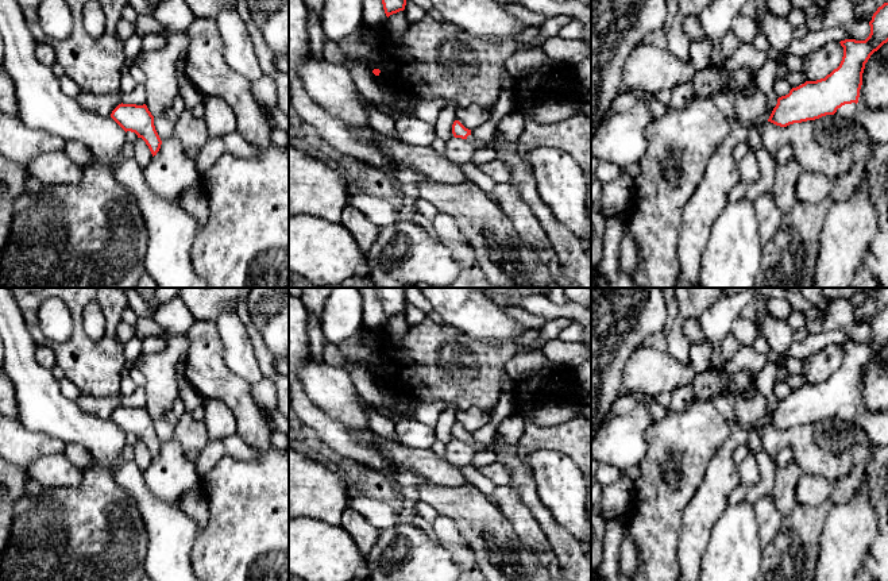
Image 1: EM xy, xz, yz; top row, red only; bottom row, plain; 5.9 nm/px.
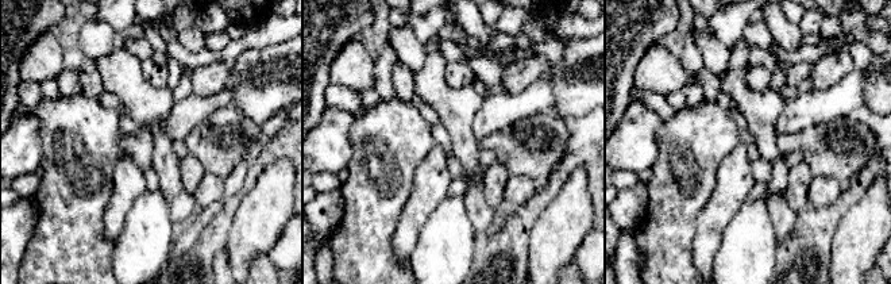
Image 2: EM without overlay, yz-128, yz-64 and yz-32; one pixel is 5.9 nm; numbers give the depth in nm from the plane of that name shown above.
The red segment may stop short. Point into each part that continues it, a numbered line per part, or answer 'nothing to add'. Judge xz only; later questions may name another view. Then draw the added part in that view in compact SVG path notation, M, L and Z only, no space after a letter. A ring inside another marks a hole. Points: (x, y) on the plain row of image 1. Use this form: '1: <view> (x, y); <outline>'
1: xz (510, 430); M513 413L499 423L494 439L490 443L479 443L474 438L468 438L467 443L470 443L476 451L490 450L497 453L499 442L516 447L524 434L524 428L525 419L518 413Z

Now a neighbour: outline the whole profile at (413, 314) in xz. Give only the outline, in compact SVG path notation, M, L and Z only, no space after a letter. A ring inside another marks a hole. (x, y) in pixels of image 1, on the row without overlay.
M406 303L406 308L404 313L409 327L418 324L424 318L424 312L418 307L409 303Z

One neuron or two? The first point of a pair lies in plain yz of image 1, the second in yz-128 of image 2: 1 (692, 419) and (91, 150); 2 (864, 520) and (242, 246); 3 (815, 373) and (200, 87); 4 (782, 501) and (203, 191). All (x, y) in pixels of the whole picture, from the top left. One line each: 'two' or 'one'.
1: one
2: one
3: one
4: two

